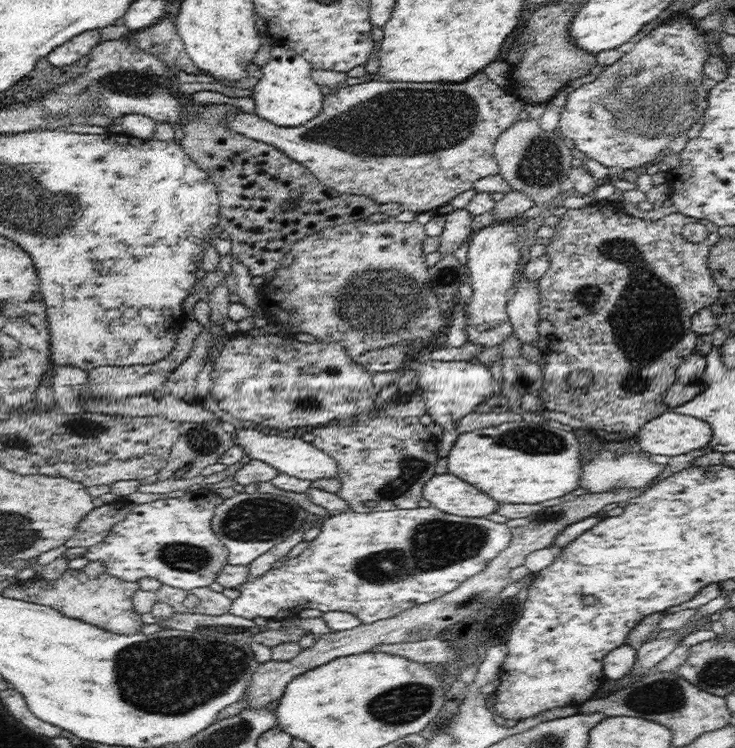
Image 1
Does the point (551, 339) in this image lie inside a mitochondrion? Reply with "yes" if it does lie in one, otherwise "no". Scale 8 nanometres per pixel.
no

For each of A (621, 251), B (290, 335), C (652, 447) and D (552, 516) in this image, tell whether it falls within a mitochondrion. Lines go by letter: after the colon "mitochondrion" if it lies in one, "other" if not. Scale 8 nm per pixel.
A: mitochondrion
B: other
C: other
D: mitochondrion

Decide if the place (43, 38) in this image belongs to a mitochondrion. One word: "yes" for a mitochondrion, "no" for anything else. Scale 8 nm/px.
no

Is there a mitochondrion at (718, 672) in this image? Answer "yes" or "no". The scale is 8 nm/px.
yes

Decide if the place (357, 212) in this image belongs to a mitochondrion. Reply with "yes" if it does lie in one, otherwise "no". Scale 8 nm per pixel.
no

